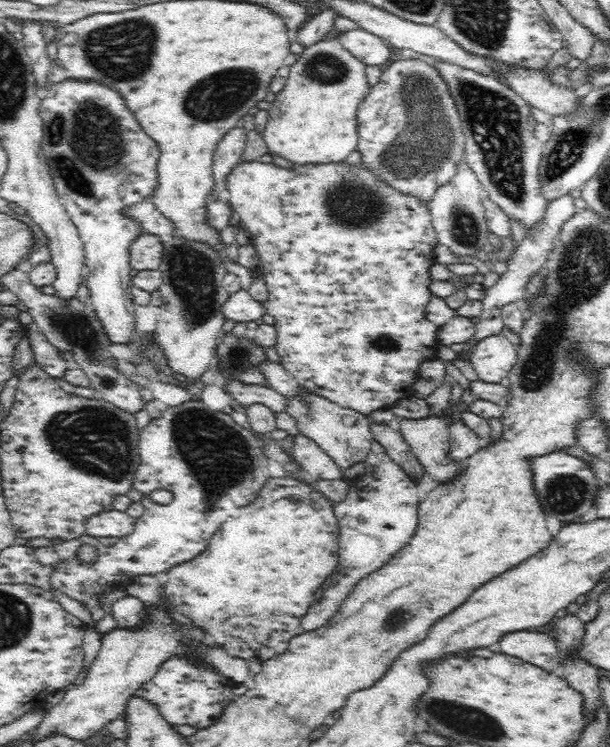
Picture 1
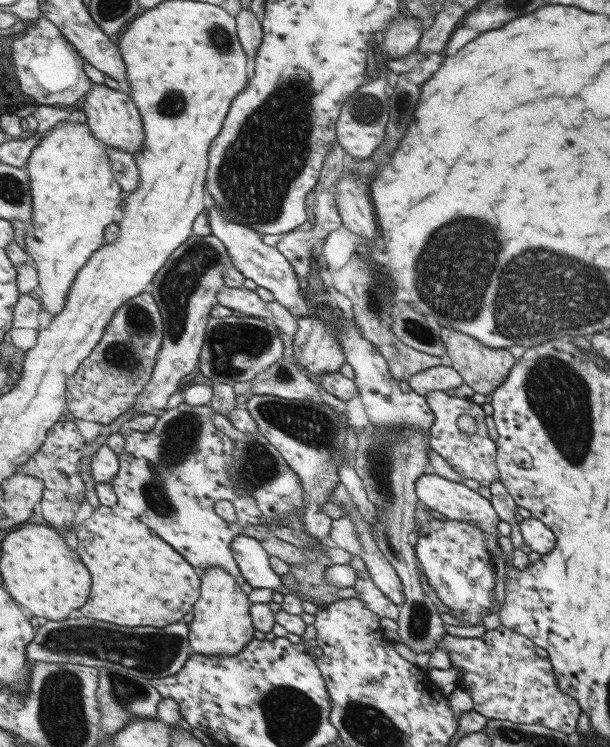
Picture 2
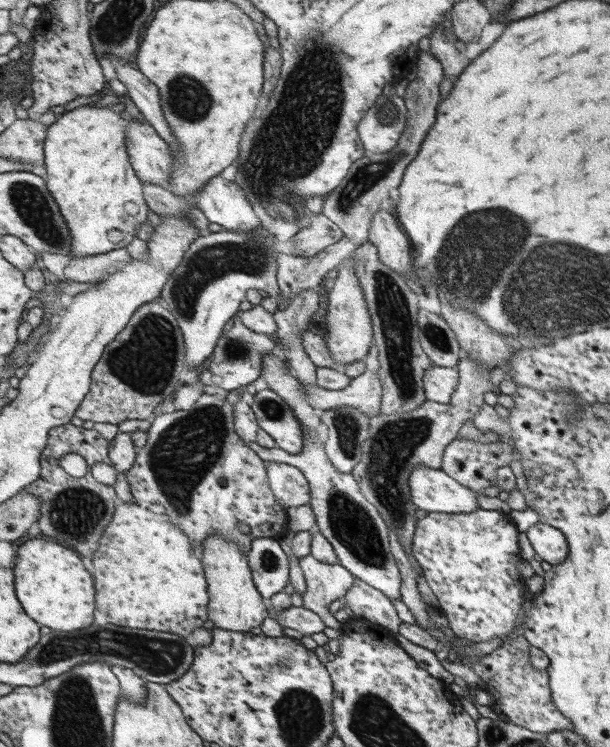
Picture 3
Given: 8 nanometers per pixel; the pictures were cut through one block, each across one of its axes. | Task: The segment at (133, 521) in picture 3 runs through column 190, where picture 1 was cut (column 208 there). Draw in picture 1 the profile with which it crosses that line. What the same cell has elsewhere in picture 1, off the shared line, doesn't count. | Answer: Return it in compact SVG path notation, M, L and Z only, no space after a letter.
M270 477L266 481L266 484L263 484L262 488L258 491L258 496L256 496L248 506L238 508L240 512L236 512L236 514L238 514L236 518L230 518L228 522L222 522L222 524L216 528L214 536L210 536L210 540L208 540L208 544L206 544L206 550L202 550L202 552L200 552L196 558L192 558L192 560L186 560L186 562L180 562L180 564L176 564L176 566L167 568L165 571L166 574L164 574L164 576L166 576L166 582L162 584L161 596L164 596L164 598L168 600L168 604L170 604L176 612L180 612L182 616L186 616L194 628L205 632L210 640L222 643L232 656L239 656L247 661L256 660L258 662L276 656L276 654L284 651L286 640L288 640L290 636L294 636L302 631L298 628L298 618L302 617L313 607L316 588L322 584L322 580L328 576L328 572L338 564L338 562L336 562L336 558L338 558L336 517L332 514L331 506L332 504L323 493L307 483L303 483L292 477Z

